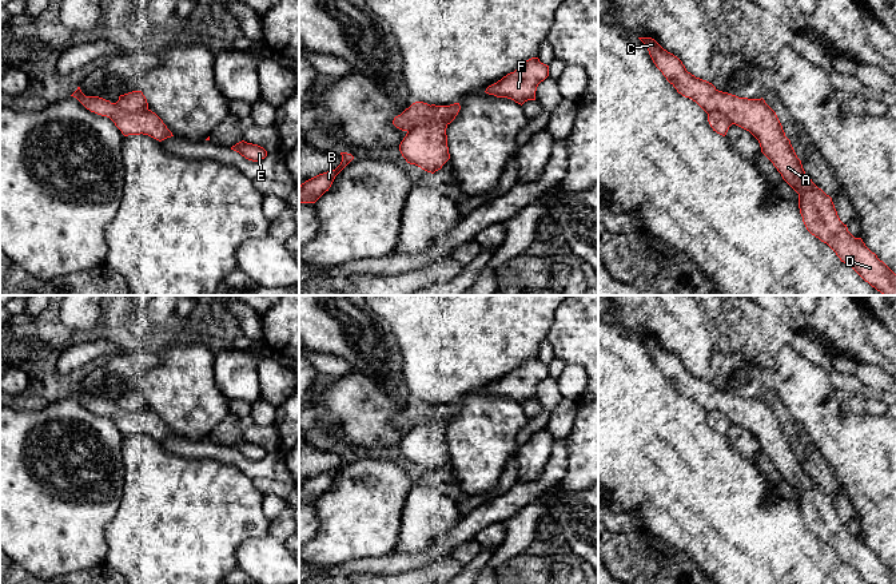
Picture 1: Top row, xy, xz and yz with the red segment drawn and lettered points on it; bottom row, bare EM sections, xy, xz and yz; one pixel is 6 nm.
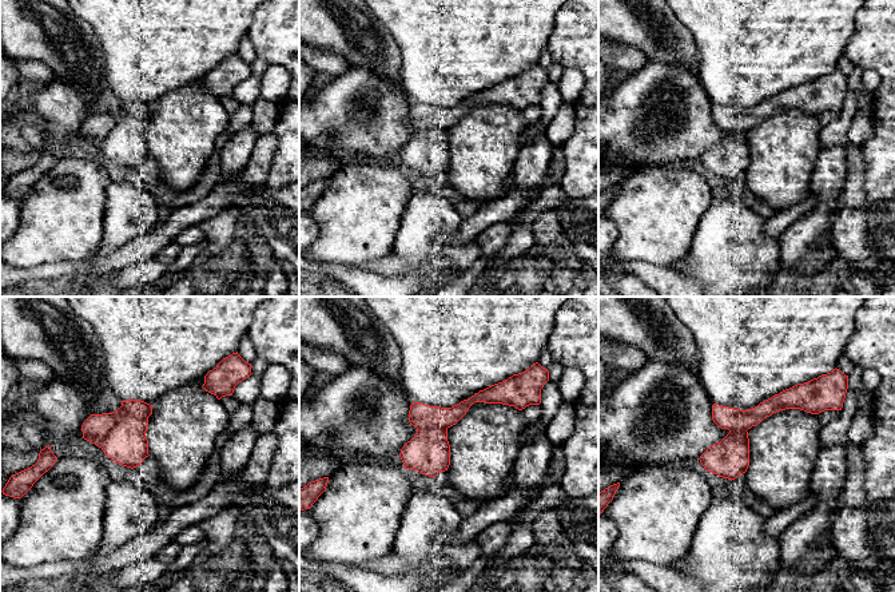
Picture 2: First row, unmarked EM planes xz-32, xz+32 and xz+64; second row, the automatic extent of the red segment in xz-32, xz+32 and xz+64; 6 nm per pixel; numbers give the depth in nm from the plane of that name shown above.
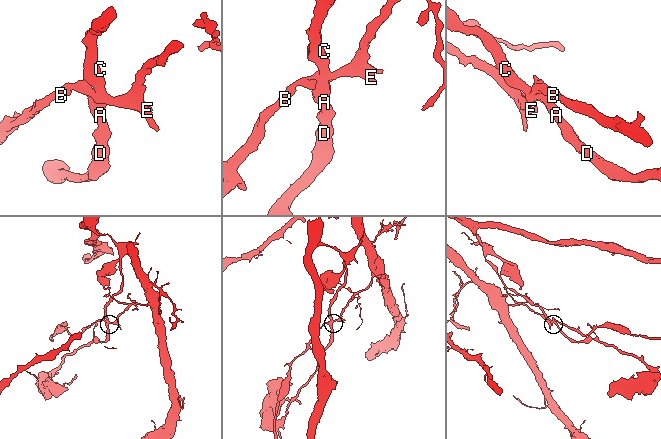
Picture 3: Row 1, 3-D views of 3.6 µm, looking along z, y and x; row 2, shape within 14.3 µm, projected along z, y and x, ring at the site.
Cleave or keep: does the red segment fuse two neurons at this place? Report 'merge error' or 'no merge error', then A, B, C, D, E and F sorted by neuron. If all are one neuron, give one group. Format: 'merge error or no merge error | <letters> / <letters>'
no merge error | A B C D E F

